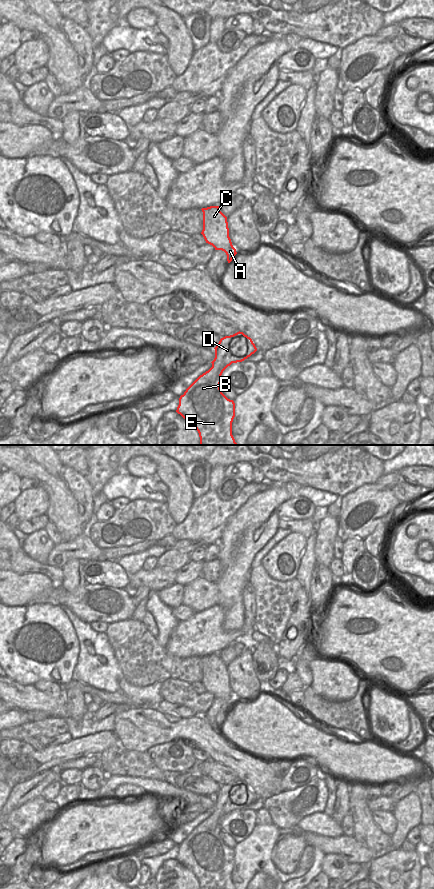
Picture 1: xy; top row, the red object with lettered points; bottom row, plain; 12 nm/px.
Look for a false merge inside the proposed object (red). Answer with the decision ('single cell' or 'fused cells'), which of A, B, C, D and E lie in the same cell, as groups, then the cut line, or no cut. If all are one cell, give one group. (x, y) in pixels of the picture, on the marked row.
single cell | A B C D E | no cut

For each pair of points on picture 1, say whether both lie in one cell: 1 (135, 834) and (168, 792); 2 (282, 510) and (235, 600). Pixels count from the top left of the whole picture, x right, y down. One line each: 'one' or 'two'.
1: two
2: two

